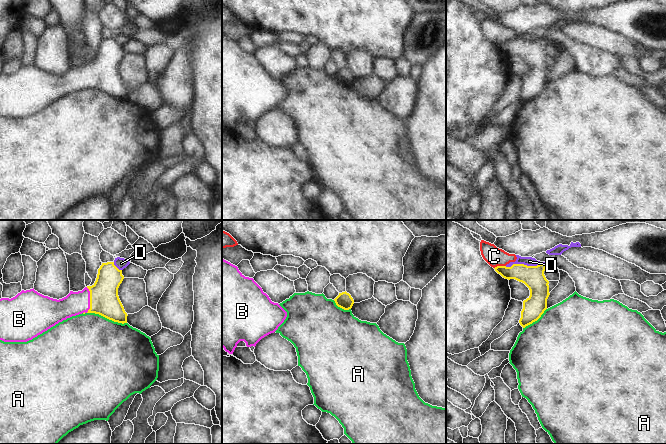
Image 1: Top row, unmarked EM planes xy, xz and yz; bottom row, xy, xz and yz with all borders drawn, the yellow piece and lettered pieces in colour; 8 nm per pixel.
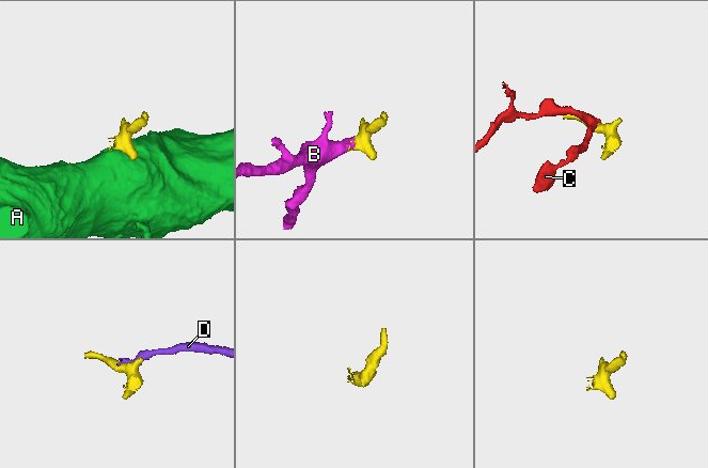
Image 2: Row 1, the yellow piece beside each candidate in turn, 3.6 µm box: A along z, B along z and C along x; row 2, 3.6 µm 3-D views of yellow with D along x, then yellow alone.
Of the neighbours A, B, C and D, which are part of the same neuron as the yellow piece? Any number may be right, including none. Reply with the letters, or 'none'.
B

